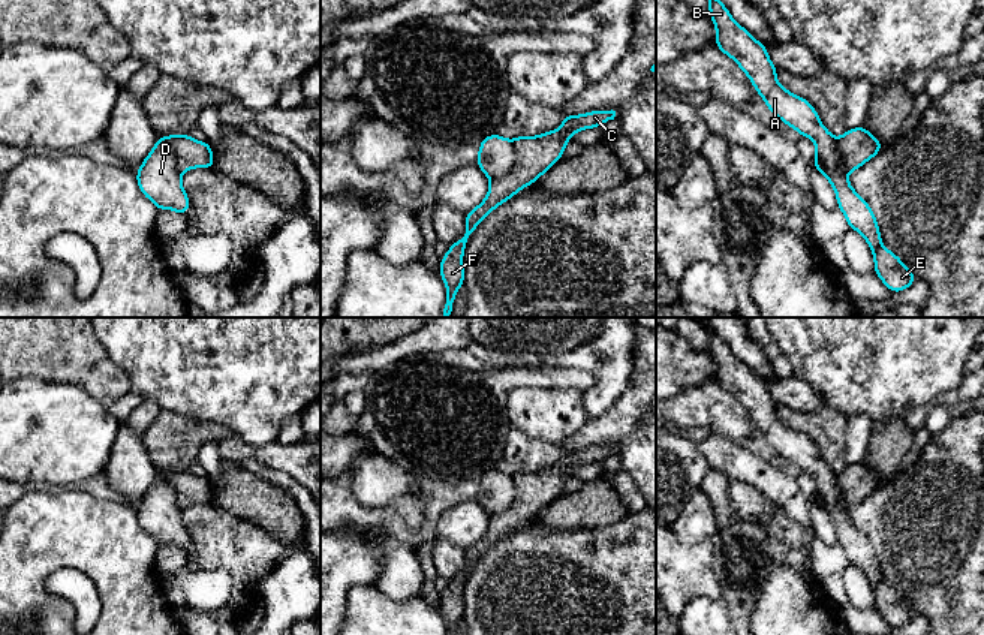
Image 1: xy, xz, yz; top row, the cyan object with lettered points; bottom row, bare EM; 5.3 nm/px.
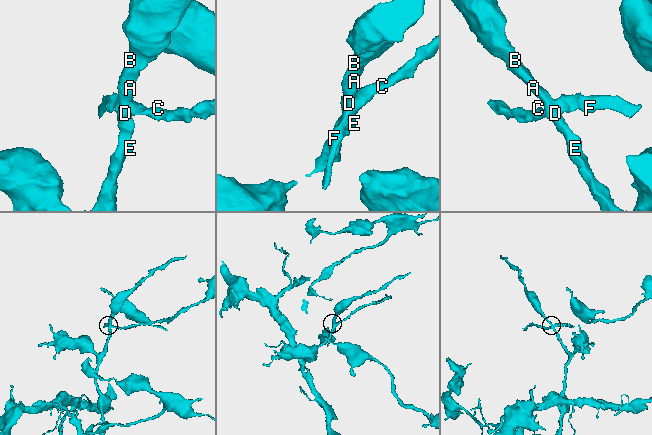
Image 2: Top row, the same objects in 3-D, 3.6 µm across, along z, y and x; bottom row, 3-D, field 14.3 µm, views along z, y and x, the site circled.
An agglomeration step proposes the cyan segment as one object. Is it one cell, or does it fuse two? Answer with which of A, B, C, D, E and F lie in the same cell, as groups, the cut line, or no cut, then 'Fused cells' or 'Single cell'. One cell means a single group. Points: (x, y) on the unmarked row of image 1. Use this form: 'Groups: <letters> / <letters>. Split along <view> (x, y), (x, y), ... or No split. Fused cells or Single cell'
Groups: A B D E / C F. Split along xz (512, 476), (515, 499), (506, 508), (490, 515). Fused cells

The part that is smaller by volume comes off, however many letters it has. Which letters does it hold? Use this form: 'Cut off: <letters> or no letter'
Cut off: C, F

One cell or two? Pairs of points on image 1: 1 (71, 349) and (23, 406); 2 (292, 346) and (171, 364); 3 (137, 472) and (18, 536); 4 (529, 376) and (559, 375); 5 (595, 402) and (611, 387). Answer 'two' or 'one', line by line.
1: two
2: one
3: two
4: one
5: one

